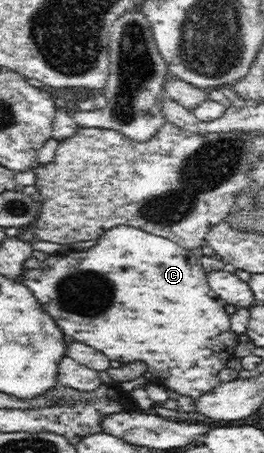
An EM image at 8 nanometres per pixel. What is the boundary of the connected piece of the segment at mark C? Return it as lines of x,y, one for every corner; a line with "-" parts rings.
129,225
115,226
113,230
104,232
97,239
97,244
88,250
67,250
65,252
51,254
39,263
38,268
24,269
19,280
33,291
33,295
35,295
43,310
47,311
51,315
51,318
55,319
55,323
57,323
57,326
59,326
65,335
67,334
74,341
85,343
87,346
95,348
95,350
101,350
111,360
119,360
123,364
135,362
135,360
143,360
147,364
147,370
151,372
154,382
166,387
170,392
174,391
182,396
191,396
192,399
197,400
203,397
203,394
209,393
216,386
219,386
219,372
223,368
227,368
228,360
235,357
235,347
240,341
238,334
233,332
231,328
231,315
225,311
226,302
219,298
216,292
211,290
210,284
207,284
207,272
203,268
203,265
201,265
200,257
196,257
189,251
171,239
156,234
149,234
146,230
139,229
139,227

